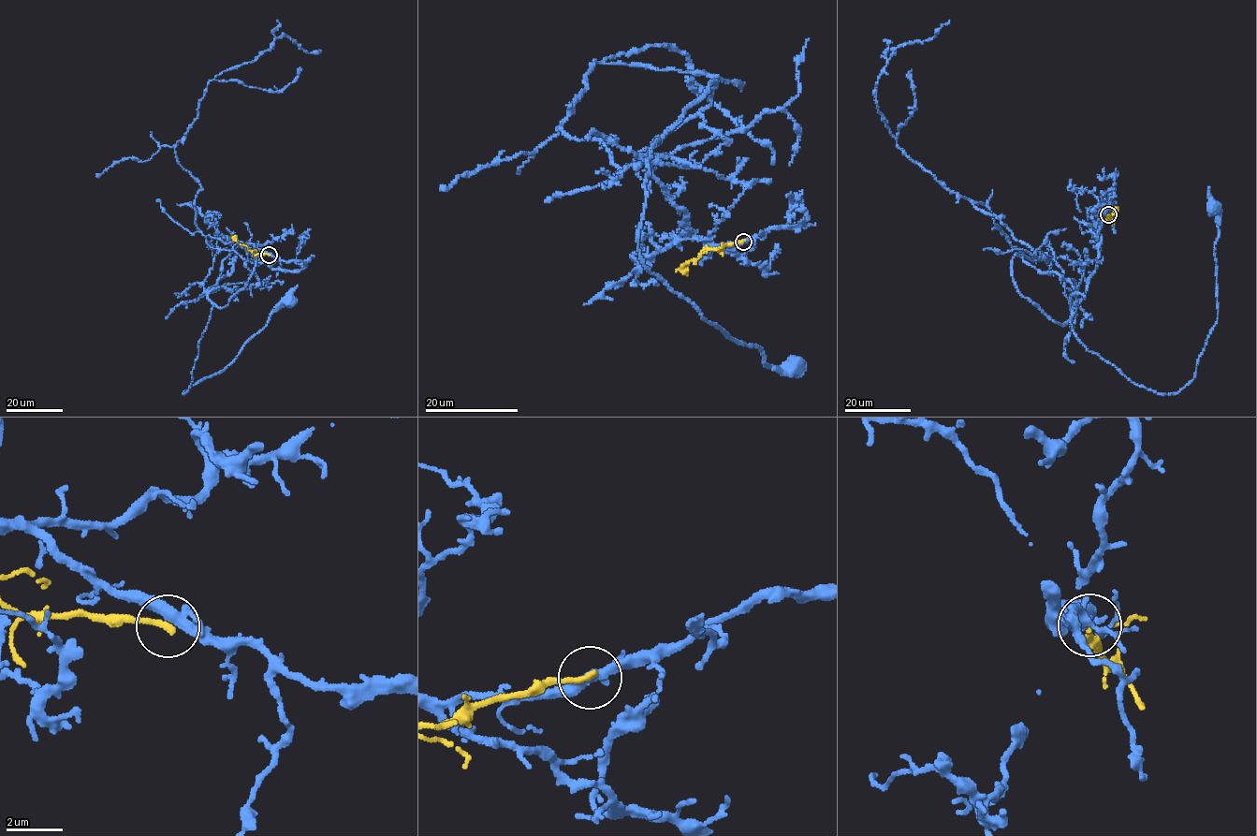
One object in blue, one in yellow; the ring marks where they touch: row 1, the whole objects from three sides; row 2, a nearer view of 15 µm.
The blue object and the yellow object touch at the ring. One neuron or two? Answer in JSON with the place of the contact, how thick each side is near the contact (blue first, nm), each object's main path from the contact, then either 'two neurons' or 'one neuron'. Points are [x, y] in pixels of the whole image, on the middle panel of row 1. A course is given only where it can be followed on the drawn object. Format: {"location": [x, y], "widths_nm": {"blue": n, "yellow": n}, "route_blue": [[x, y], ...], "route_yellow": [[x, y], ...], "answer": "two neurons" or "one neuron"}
{"location": [743, 242], "widths_nm": {"blue": 400, "yellow": 240}, "route_blue": [[743, 242], [690, 233], [650, 170], [658, 139], [646, 267], [765, 364], [794, 364]], "route_yellow": [[743, 241], [716, 249], [707, 247], [698, 258], [683, 267], [687, 275]], "answer": "two neurons"}

